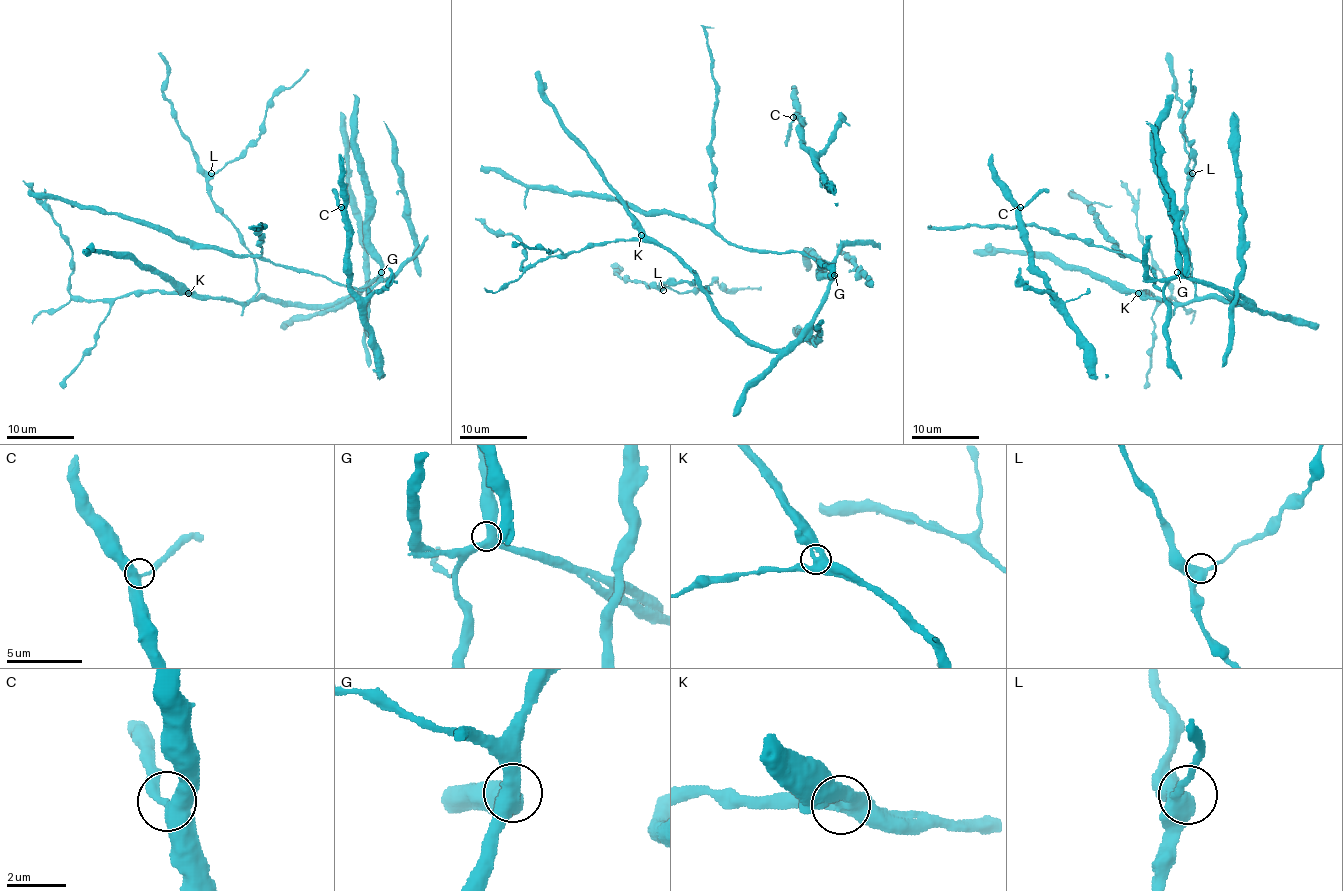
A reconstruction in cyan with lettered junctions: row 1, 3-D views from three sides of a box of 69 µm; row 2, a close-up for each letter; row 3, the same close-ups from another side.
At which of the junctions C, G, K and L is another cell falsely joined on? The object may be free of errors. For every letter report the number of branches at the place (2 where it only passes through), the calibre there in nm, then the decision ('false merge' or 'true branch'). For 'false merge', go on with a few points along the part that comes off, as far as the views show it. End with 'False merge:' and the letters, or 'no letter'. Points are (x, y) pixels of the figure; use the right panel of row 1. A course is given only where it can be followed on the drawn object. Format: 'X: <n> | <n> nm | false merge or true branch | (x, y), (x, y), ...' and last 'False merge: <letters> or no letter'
C: 3 | 400 nm | true branch
G: 3 | 480 nm | true branch
K: 3 | 480 nm | true branch
L: 3 | 420 nm | true branch
False merge: no letter

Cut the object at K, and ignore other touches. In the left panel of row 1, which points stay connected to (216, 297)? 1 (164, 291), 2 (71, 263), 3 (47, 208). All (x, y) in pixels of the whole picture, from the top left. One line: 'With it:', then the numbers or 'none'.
With it: none

